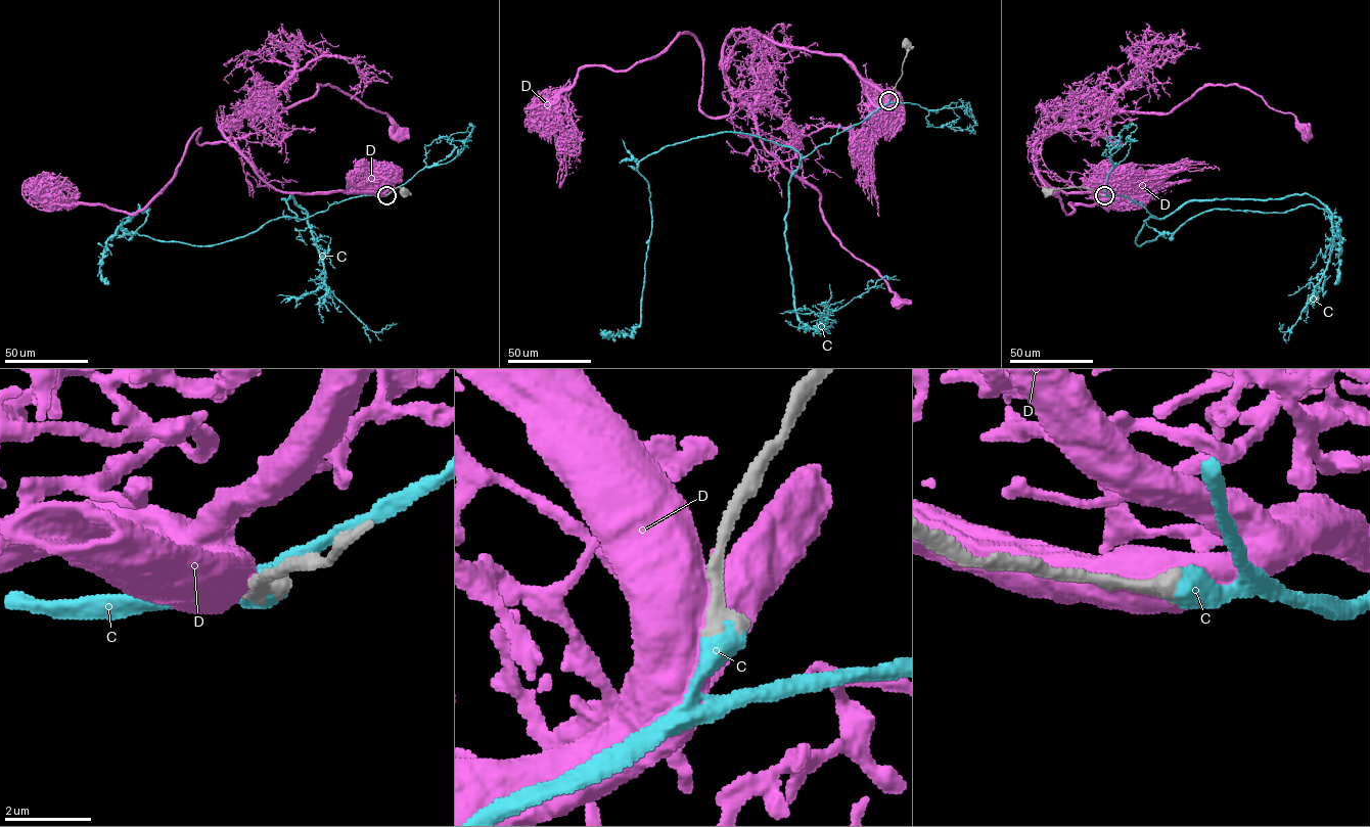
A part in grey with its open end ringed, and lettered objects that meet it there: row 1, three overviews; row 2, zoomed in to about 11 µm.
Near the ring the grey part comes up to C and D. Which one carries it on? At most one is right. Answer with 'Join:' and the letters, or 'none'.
Join: C

